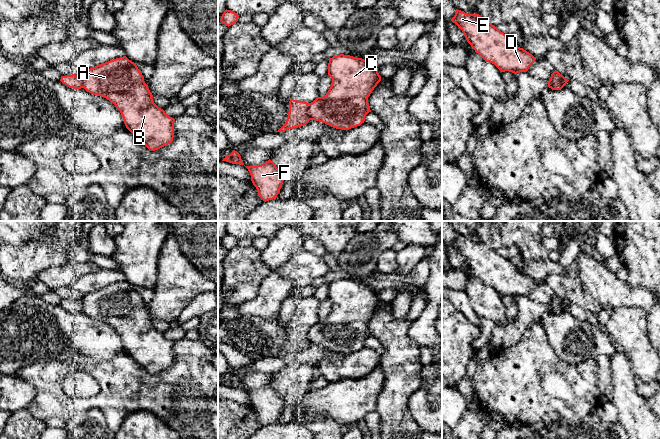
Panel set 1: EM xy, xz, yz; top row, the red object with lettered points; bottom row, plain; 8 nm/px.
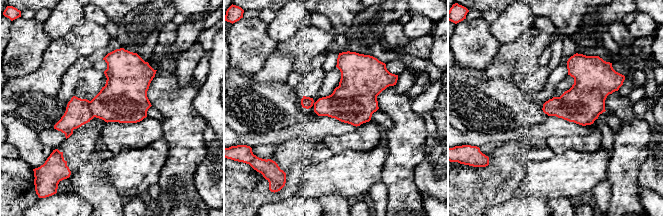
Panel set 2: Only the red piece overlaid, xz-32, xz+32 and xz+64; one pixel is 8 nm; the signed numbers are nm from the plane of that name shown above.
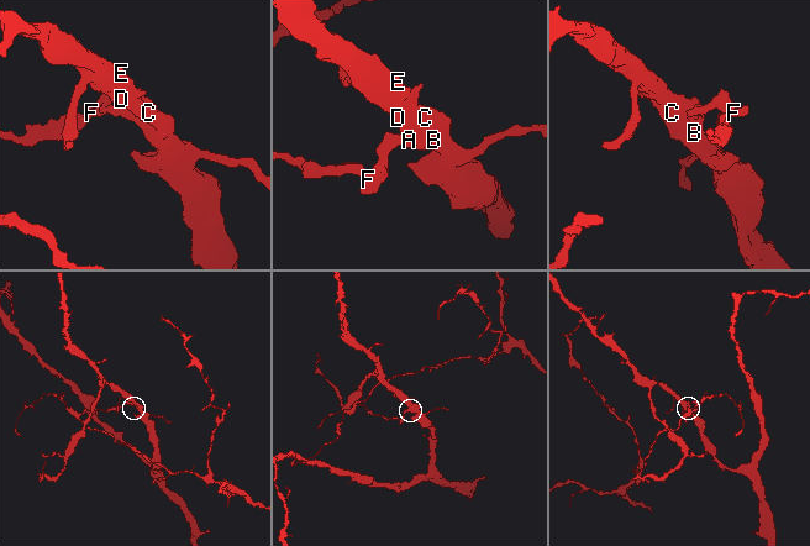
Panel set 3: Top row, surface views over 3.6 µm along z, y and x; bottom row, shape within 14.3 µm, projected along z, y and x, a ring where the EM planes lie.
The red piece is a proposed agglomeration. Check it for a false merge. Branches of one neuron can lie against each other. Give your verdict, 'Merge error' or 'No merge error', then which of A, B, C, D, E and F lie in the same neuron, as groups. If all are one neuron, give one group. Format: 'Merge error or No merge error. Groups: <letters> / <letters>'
Merge error. Groups: A B C D E / F

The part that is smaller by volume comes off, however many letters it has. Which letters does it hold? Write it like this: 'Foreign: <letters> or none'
Foreign: F

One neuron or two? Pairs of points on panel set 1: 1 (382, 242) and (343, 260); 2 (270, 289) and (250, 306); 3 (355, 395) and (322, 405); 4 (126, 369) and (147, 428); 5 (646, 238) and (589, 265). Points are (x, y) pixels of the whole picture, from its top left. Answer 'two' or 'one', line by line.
1: one
2: one
3: one
4: two
5: two

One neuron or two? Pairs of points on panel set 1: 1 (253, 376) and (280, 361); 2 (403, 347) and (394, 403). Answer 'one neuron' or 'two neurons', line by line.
1: two neurons
2: one neuron

